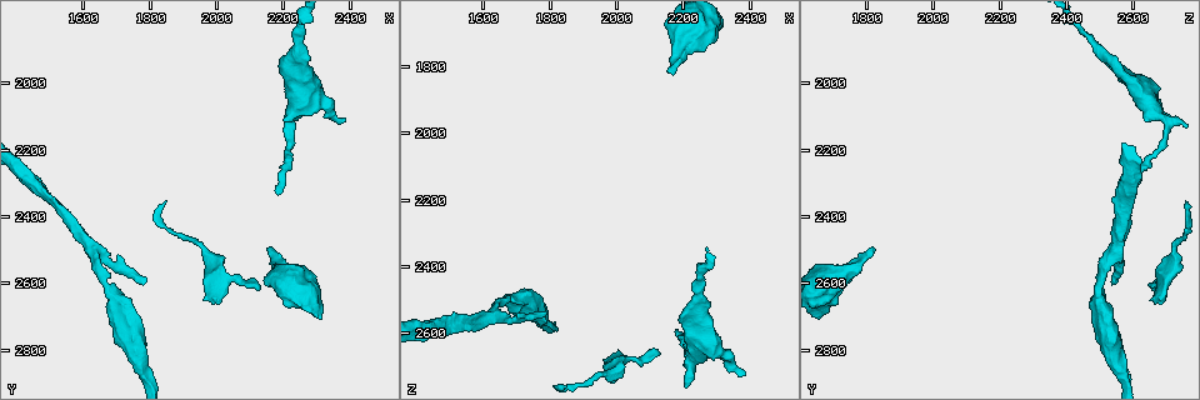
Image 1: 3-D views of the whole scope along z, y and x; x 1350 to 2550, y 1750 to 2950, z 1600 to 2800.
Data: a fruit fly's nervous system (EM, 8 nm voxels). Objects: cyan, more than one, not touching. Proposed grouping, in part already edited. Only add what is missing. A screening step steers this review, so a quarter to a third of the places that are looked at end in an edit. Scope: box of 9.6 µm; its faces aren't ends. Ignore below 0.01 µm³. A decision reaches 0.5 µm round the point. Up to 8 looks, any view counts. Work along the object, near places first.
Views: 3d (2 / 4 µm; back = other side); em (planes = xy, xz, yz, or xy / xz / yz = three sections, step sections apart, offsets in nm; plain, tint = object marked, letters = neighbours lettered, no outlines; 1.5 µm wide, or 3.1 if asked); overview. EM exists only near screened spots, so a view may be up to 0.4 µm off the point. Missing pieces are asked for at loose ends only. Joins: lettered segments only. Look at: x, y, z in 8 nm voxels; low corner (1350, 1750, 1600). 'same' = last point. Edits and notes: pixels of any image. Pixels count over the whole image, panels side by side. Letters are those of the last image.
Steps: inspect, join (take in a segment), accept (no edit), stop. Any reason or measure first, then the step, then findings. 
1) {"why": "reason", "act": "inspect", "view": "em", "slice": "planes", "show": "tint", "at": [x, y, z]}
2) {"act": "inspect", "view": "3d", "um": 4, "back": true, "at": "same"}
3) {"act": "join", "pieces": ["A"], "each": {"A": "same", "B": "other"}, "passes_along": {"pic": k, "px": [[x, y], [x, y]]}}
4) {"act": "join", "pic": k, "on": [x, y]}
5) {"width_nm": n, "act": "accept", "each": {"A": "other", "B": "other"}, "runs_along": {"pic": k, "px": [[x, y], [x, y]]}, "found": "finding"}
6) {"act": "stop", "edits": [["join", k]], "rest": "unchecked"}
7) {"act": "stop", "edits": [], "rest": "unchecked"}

{"why": "thick end", "act": "inspect", "view": "em", "slice": "xz", "step": 4, "show": "letters", "at": [2200, 1930, 2550]}

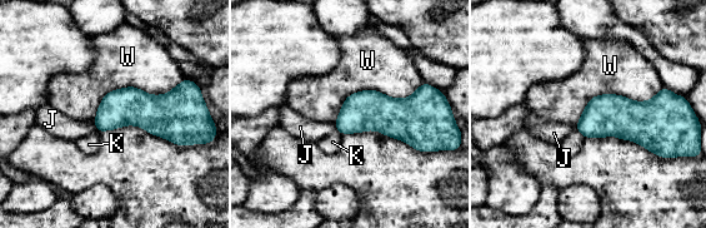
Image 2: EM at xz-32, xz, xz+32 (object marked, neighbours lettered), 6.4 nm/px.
{"act": "inspect", "view": "em", "slice": "planes", "show": "letters", "at": "same"}

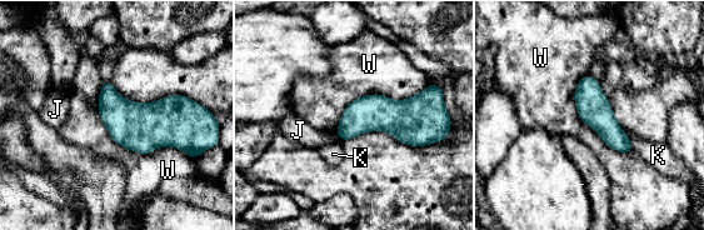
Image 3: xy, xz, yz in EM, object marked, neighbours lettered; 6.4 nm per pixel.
{"act": "accept", "each": {"J": "other", "K": "other", "W": "other"}, "border": {"pic": 3, "px": [[99, 91], [116, 143], [178, 149]]}, "found": "no lettered segment goes on from it"}

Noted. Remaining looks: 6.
{"why": "thin end", "act": "inspect", "view": "em", "slice": "planes", "show": "tint", "at": [2180, 2330, 2600]}

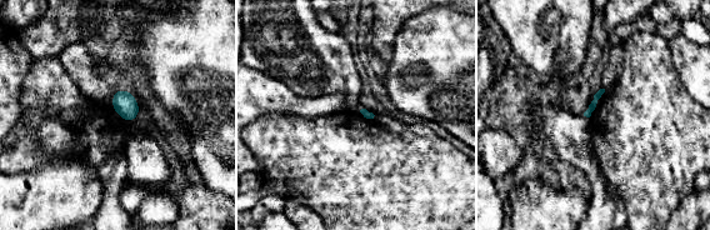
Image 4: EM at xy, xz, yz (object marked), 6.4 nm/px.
{"act": "inspect", "view": "em", "slice": "planes", "show": "letters", "at": "same"}

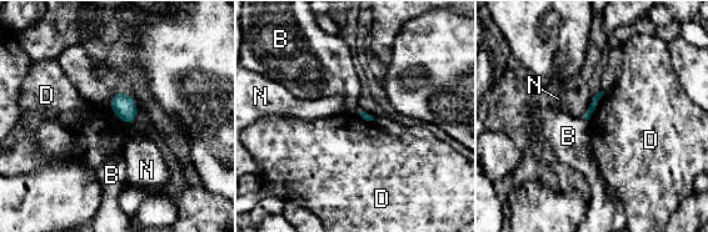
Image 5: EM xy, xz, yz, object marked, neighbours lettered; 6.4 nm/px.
{"longest_contact_nm": ["D", 220], "act": "accept", "each": {"B": "other", "D": "other", "N": "other"}, "border": {"pic": 5, "px": [[604, 92], [588, 120]]}, "found": "none of them fits"}

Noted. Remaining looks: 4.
{"why": "tapers out", "act": "inspect", "view": "em", "slice": "xz", "step": 8, "show": "letters", "at": [1790, 2590, 2550]}

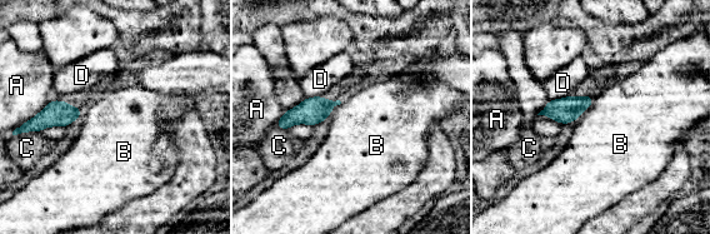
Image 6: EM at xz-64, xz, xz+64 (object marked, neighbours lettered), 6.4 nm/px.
{"act": "inspect", "view": "em", "slice": "planes", "show": "letters", "at": "same"}

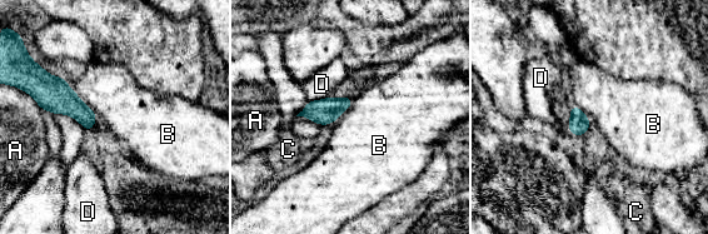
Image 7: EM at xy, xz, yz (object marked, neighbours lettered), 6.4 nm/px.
{"width_nm": 110, "longest_contact_nm": ["B", 240], "act": "accept", "each": {"A": "other", "B": "other", "C": "other", "D": "other"}, "found": "none of them fits"}

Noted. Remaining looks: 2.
{"act": "stop", "edits": [], "rest": "unchecked"}

